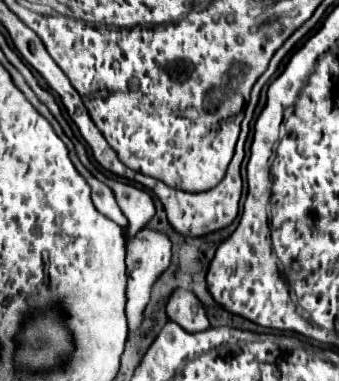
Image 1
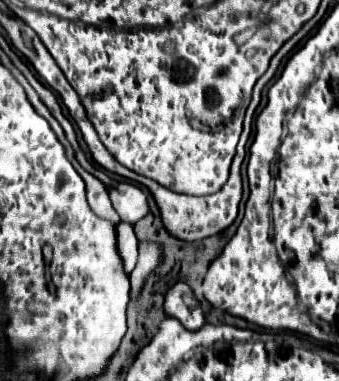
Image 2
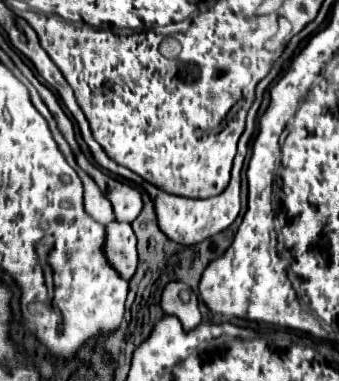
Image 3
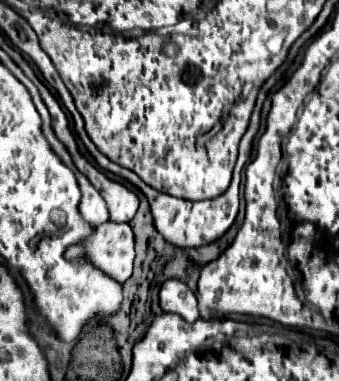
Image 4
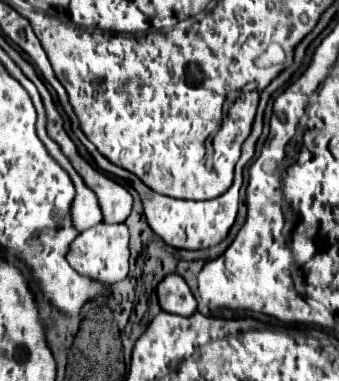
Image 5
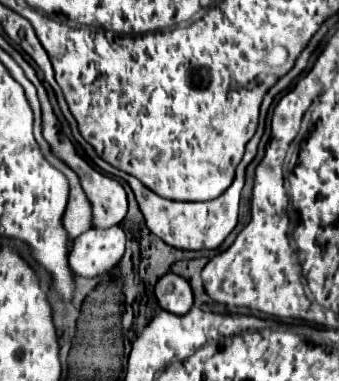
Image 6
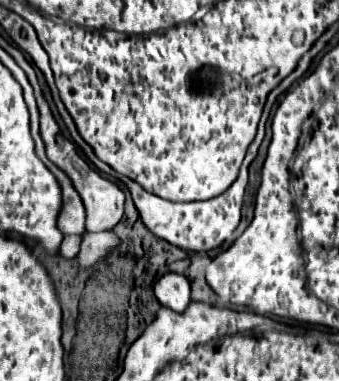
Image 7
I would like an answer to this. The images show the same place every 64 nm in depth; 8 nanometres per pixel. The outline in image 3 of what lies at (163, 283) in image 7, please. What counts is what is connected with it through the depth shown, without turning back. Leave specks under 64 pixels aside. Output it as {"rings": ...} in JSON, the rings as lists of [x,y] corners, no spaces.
{"rings":[[[168,282],[162,292],[160,306],[166,314],[178,316],[186,330],[196,328],[202,320],[198,310],[198,298],[192,292],[192,288],[184,282]]]}

